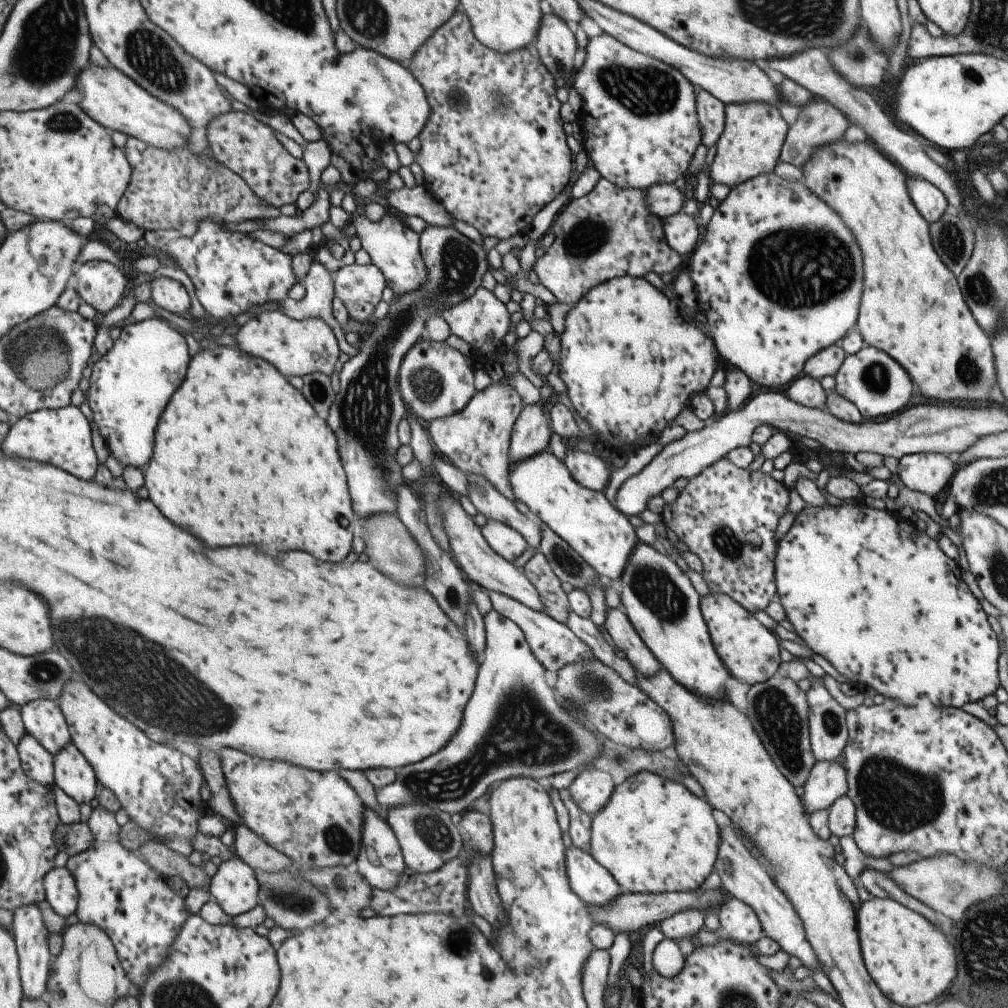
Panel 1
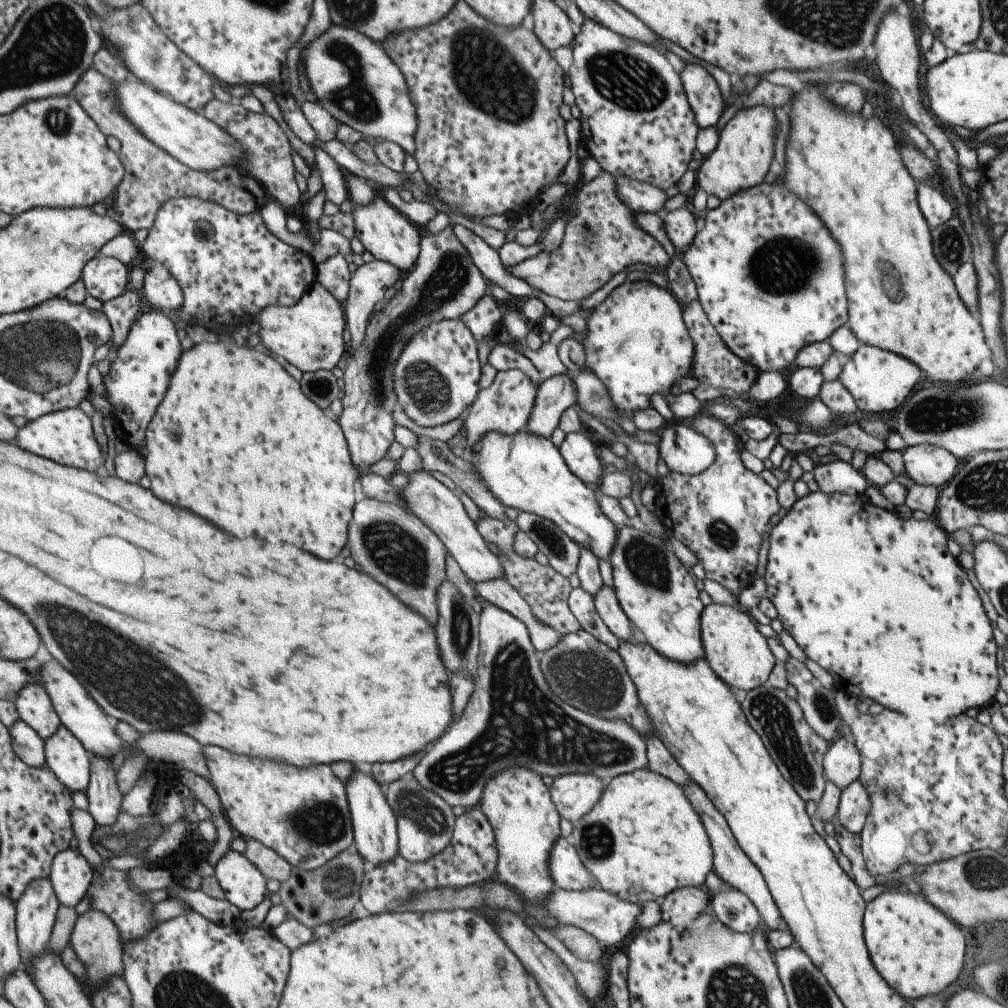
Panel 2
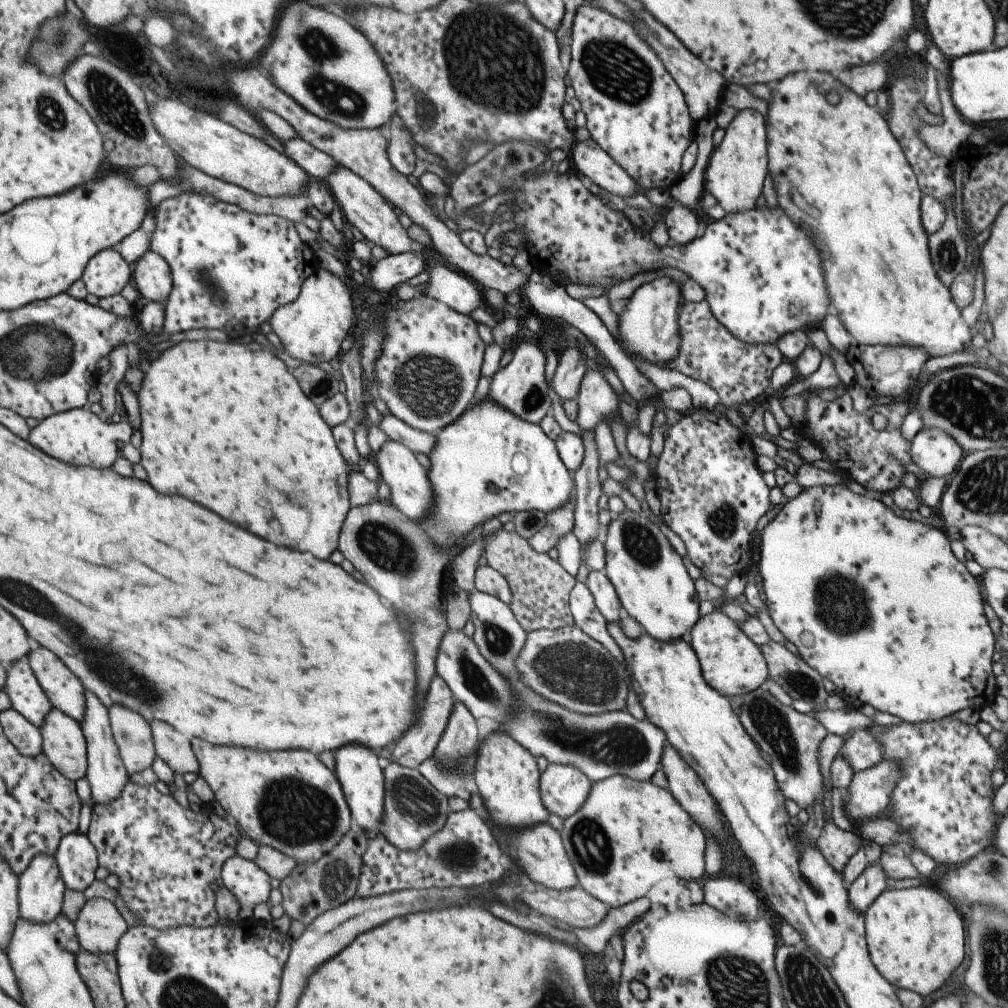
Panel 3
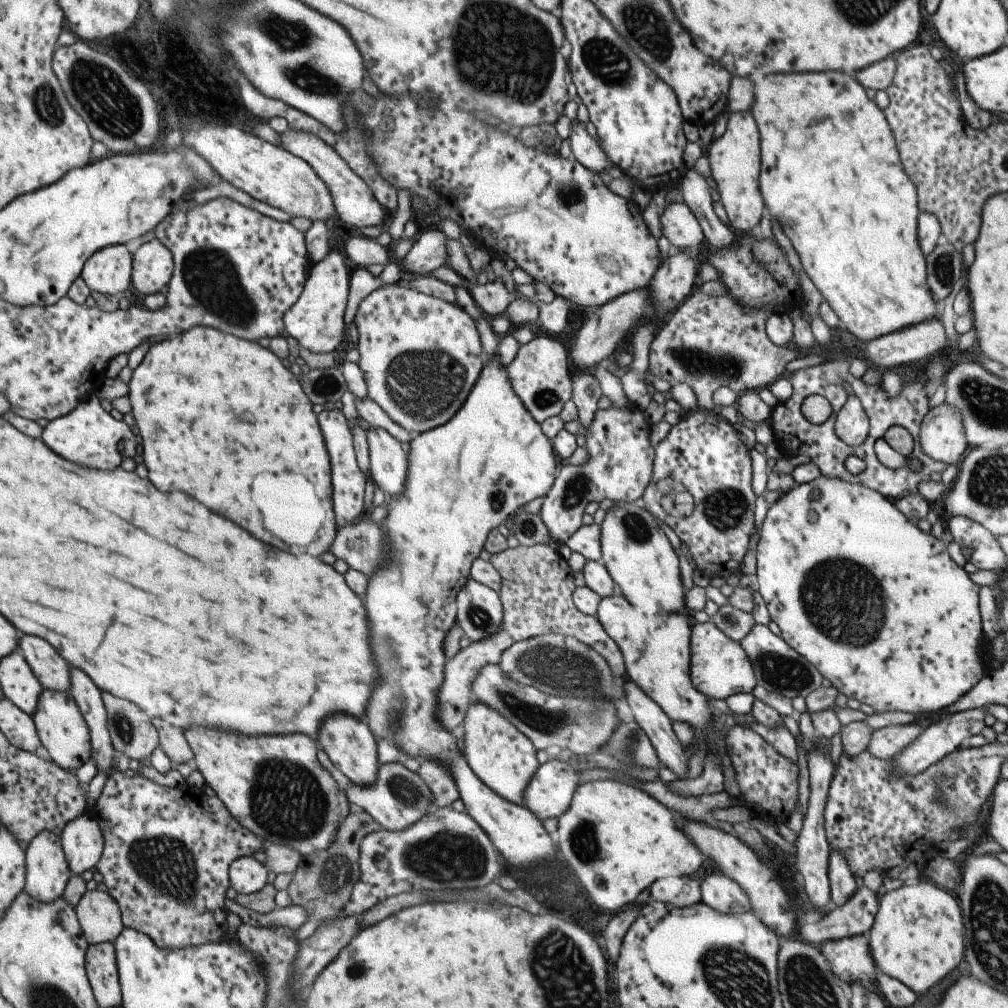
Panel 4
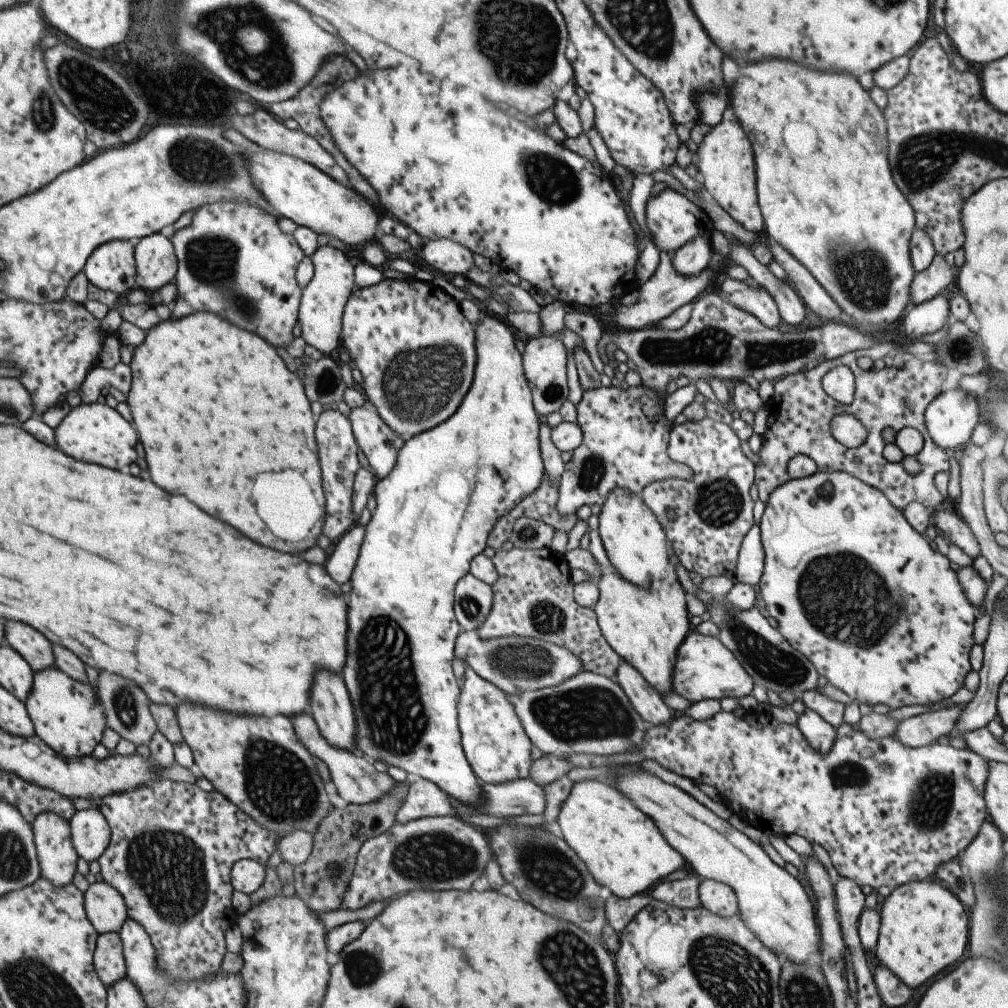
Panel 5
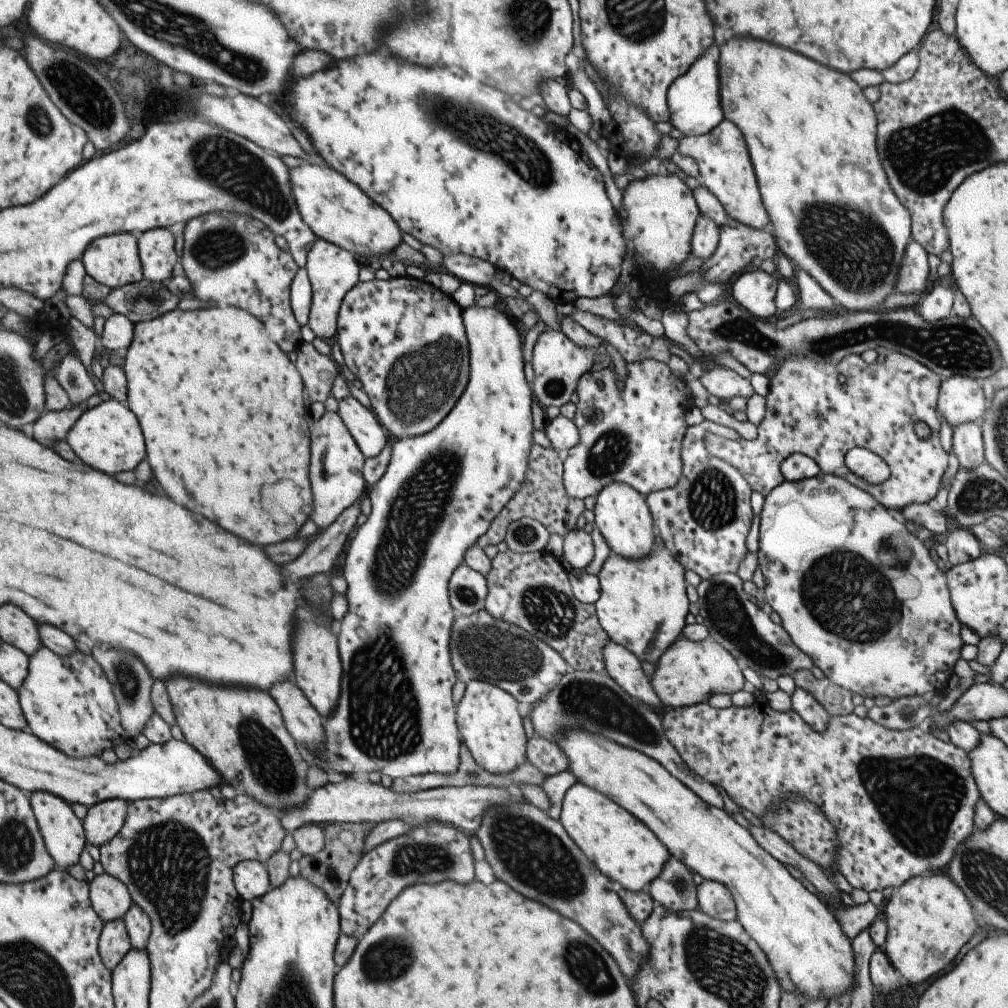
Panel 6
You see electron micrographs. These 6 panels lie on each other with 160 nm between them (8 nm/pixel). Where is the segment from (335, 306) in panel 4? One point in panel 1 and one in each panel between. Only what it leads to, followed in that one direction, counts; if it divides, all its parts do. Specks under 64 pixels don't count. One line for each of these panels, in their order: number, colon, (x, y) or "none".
1: (294, 347)
2: (308, 334)
3: (311, 328)

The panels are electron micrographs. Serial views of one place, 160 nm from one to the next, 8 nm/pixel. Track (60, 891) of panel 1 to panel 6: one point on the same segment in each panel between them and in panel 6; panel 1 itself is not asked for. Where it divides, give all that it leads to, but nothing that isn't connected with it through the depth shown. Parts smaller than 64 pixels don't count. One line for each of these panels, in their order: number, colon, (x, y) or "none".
2: (70, 874)
3: (76, 858)
4: (81, 840)
5: (89, 833)
6: (102, 821)

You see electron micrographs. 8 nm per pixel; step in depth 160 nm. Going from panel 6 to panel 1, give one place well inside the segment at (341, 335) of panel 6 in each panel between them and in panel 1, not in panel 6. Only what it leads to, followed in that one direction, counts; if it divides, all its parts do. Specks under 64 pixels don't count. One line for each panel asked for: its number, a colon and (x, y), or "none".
1: (434, 380)
2: (435, 377)
3: (429, 364)
4: (419, 356)
5: (414, 349)

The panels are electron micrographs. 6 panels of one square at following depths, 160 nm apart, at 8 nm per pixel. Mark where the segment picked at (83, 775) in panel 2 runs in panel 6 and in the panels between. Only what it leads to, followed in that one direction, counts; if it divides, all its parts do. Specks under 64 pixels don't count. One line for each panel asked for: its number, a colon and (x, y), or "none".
3: (62, 741)
4: (61, 730)
5: (66, 714)
6: (67, 702)

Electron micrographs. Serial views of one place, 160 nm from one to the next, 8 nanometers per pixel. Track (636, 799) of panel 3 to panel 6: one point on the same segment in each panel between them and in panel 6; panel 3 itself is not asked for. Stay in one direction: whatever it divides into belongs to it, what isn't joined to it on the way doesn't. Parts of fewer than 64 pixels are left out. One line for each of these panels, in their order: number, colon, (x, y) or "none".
4: (617, 840)
5: (622, 850)
6: (617, 844)

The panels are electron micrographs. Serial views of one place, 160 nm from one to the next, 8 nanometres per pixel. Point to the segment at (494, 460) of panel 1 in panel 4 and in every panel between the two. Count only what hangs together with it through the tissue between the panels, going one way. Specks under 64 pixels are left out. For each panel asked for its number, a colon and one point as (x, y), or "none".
2: (504, 406)
3: (519, 386)
4: (539, 373)

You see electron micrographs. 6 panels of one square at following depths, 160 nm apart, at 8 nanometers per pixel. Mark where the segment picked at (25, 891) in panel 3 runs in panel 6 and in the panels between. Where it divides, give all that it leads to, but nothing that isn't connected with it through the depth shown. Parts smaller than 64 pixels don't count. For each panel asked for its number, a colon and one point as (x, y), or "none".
4: (46, 872)
5: (56, 857)
6: (62, 833)

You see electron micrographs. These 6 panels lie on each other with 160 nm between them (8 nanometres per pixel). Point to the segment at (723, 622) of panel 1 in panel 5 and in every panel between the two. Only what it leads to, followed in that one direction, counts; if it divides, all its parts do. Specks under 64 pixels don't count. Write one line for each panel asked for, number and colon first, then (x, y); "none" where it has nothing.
2: (737, 653)
3: (730, 663)
4: (719, 667)
5: (703, 668)

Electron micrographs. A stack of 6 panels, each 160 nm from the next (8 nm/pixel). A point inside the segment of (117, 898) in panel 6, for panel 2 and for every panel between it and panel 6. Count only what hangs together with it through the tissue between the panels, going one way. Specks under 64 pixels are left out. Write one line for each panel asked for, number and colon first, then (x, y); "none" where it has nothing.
2: (94, 938)
3: (98, 926)
4: (97, 913)
5: (104, 907)

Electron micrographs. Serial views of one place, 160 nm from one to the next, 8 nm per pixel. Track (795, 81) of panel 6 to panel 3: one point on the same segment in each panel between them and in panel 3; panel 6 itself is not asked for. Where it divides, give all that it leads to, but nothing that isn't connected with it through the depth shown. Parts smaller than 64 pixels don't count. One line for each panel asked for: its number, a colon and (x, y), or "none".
3: (839, 174)
4: (829, 177)
5: (823, 187)

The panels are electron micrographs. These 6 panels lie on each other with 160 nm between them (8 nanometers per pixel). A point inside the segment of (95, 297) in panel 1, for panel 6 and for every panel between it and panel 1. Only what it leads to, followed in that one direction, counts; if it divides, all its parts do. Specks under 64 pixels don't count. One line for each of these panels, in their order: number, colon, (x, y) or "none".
2: (104, 278)
3: (105, 274)
4: (107, 270)
5: (110, 267)
6: (112, 260)

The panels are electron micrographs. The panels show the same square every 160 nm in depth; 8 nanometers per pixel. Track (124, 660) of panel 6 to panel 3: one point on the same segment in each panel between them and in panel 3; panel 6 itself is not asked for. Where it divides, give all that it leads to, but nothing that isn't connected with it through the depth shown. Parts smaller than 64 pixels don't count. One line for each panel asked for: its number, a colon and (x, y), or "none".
3: (131, 732)
4: (130, 730)
5: (126, 709)

